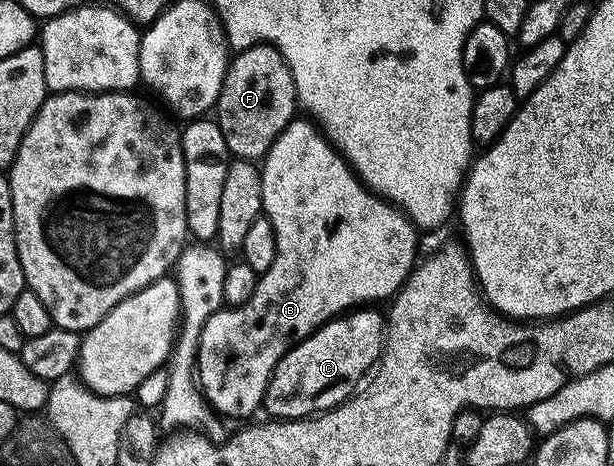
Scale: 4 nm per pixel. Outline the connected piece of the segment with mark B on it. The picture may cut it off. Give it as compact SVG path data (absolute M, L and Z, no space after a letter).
M311 120L291 122L286 128L286 132L282 132L282 136L278 136L278 140L274 144L274 148L270 148L267 158L263 159L262 173L264 179L262 184L263 213L274 224L274 232L278 236L278 256L274 260L274 268L270 268L270 272L262 275L258 288L254 292L254 300L250 300L245 306L223 308L210 319L202 332L200 354L197 357L199 387L212 410L228 420L231 420L230 418L248 418L256 409L259 411L263 407L264 397L268 391L268 381L271 380L272 373L276 371L277 364L290 353L293 346L305 342L311 334L316 334L326 323L332 322L335 318L343 318L351 311L372 308L380 304L376 302L386 301L385 303L387 303L389 300L395 299L396 295L408 283L408 277L412 275L418 265L416 249L420 246L421 235L411 220L400 210L397 210L391 202L381 198L379 194L372 193L357 178L355 170L344 161L344 155L325 138L324 131L315 122Z

